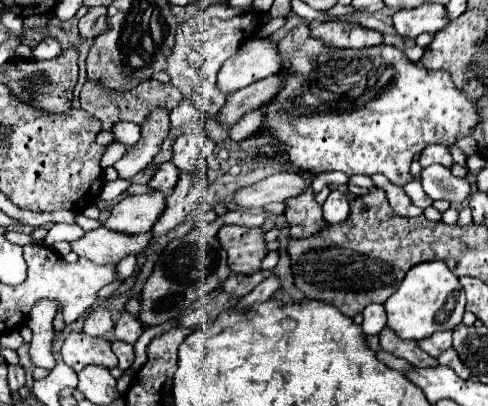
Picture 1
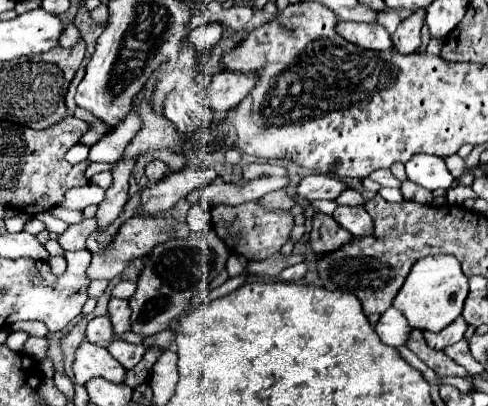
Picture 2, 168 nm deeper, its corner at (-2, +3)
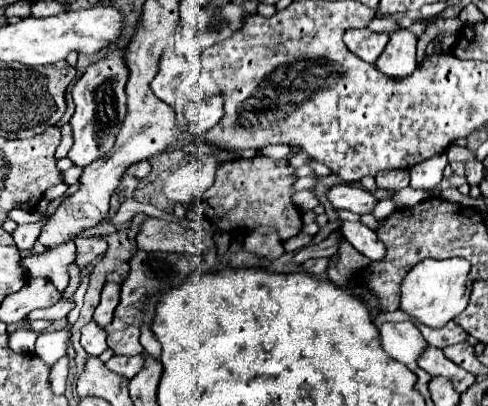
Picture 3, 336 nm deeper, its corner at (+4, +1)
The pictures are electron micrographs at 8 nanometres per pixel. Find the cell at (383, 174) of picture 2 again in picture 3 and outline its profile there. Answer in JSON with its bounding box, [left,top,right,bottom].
[410,153,448,191]

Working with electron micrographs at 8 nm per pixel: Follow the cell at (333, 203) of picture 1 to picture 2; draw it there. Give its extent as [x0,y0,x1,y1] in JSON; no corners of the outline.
[332,205,372,237]

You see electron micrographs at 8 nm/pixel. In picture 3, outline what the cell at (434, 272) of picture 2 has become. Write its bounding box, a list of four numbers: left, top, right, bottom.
[400,259,472,327]

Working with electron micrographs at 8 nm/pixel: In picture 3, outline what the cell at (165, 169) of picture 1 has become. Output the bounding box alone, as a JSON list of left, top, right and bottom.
[126,161,150,179]

